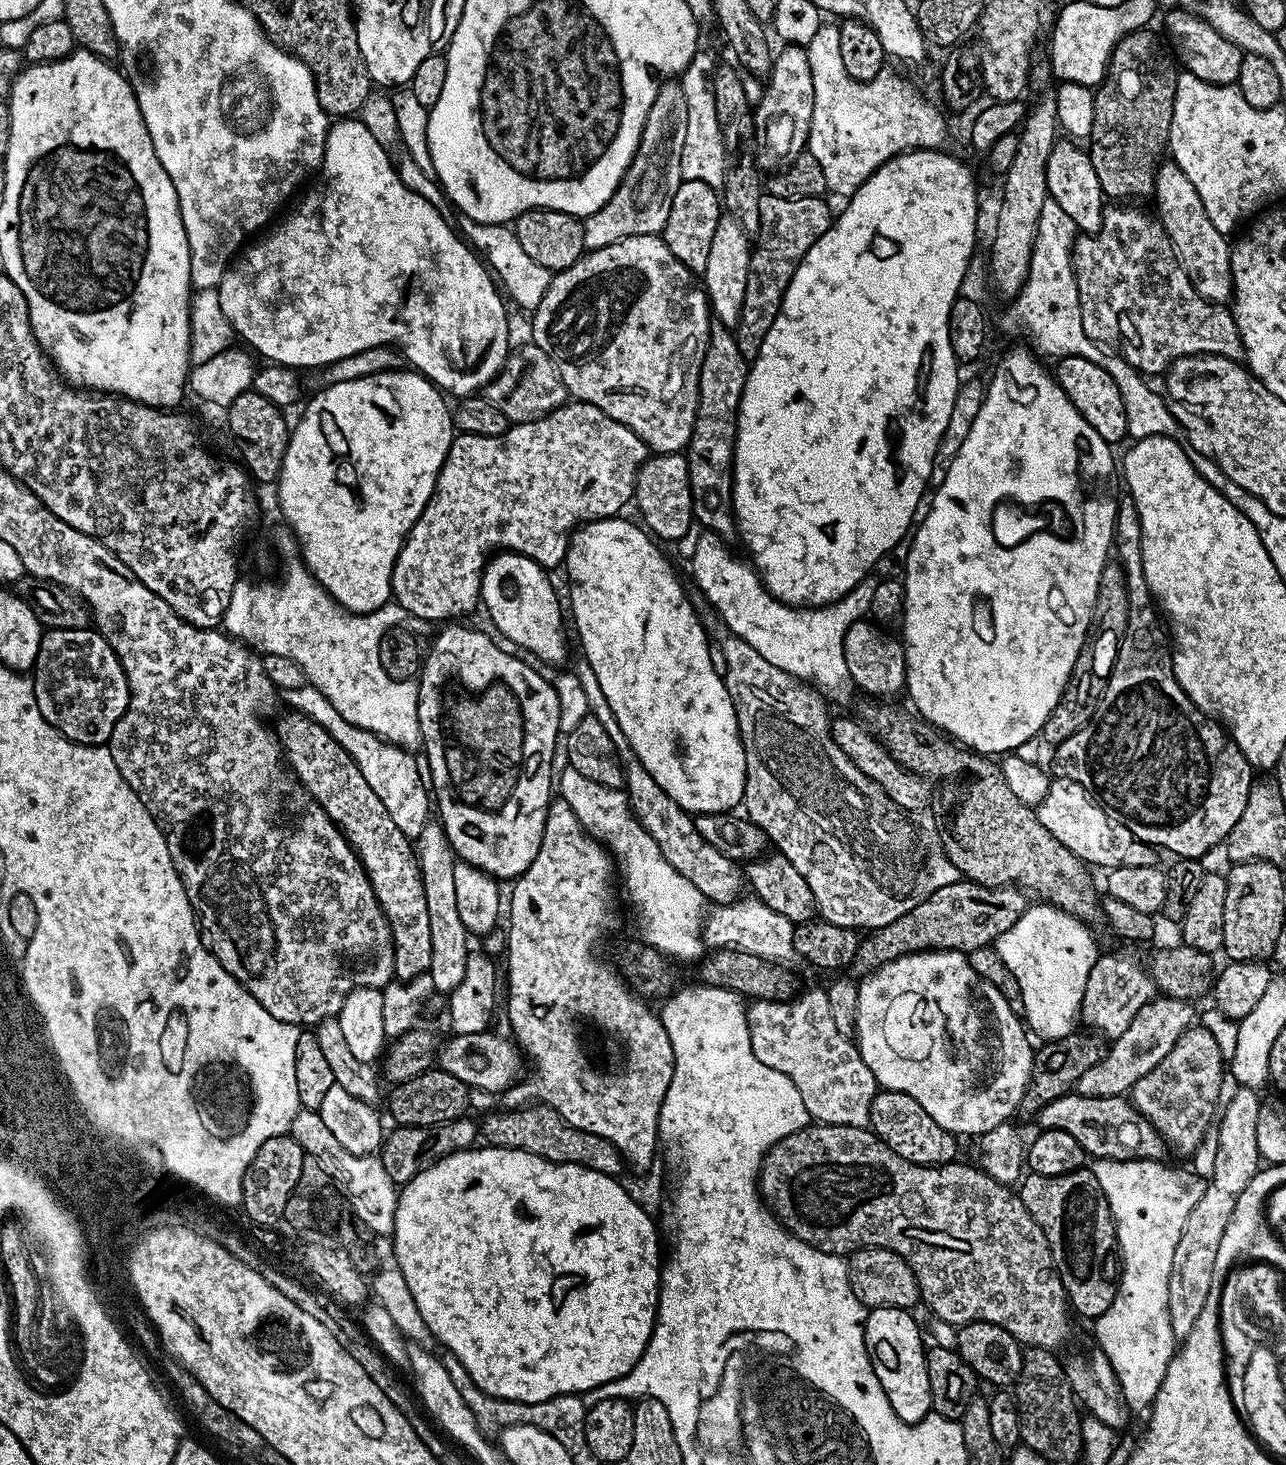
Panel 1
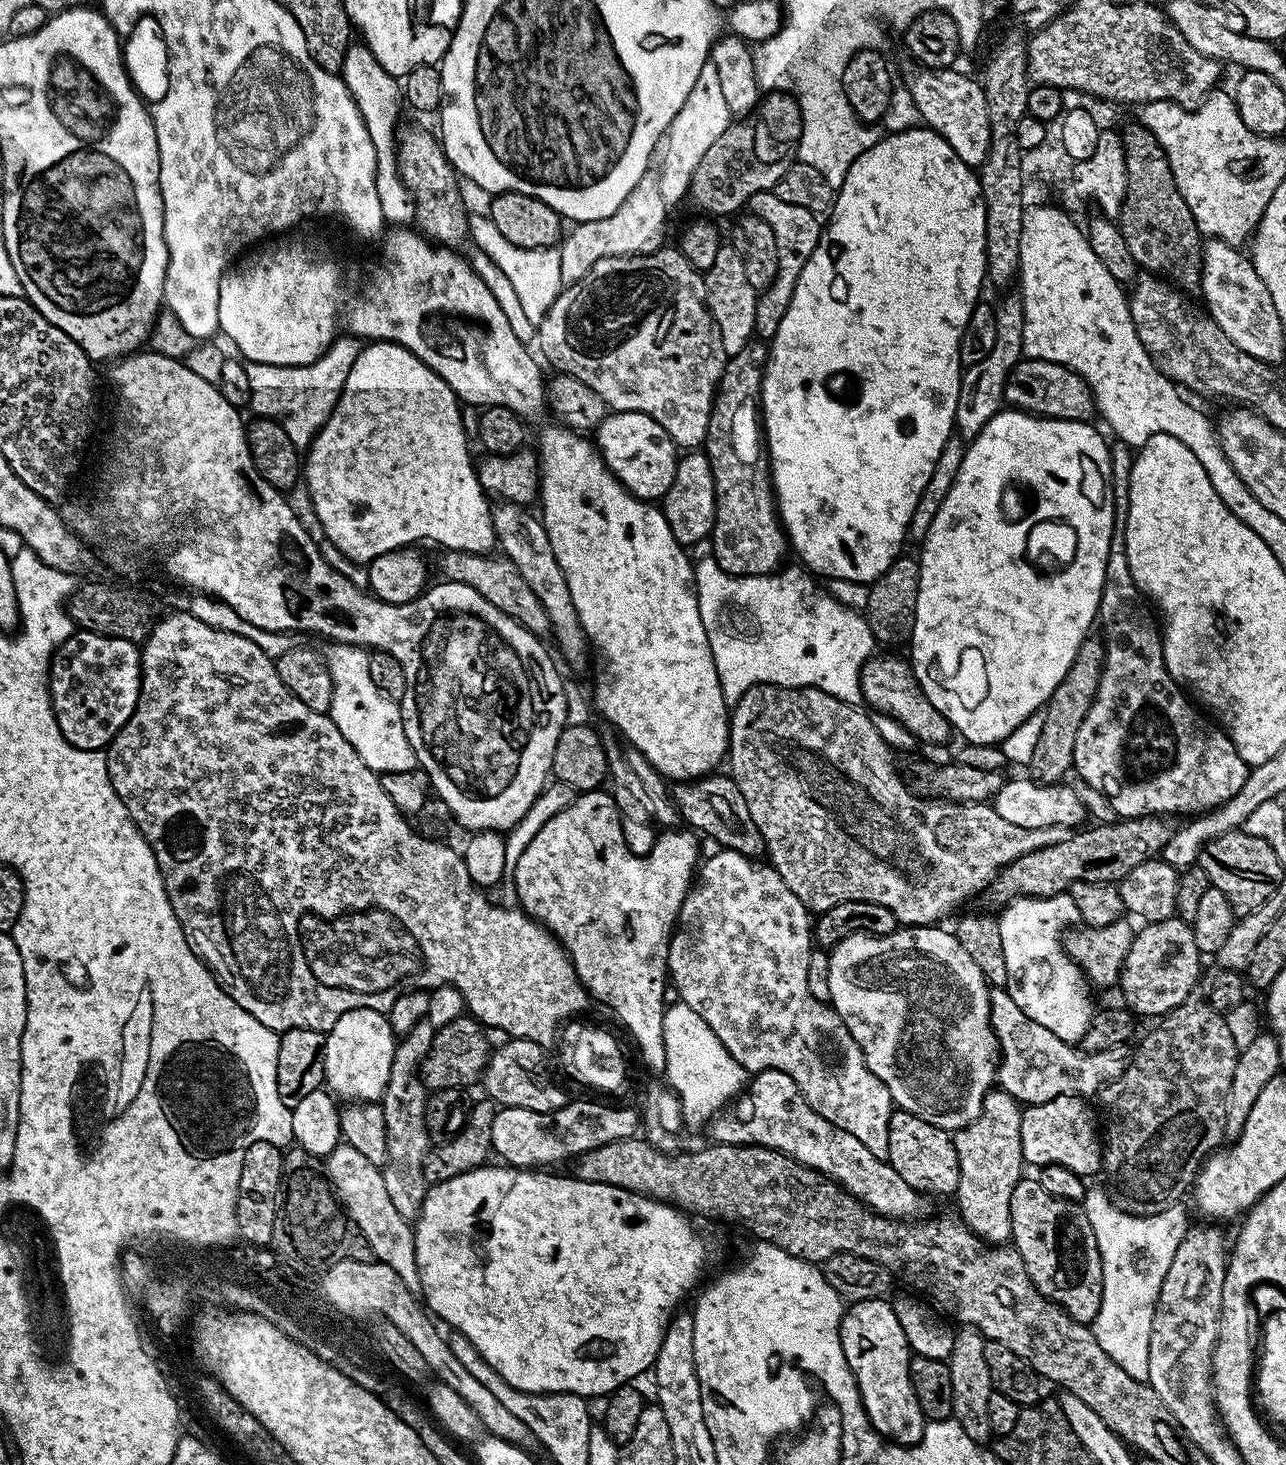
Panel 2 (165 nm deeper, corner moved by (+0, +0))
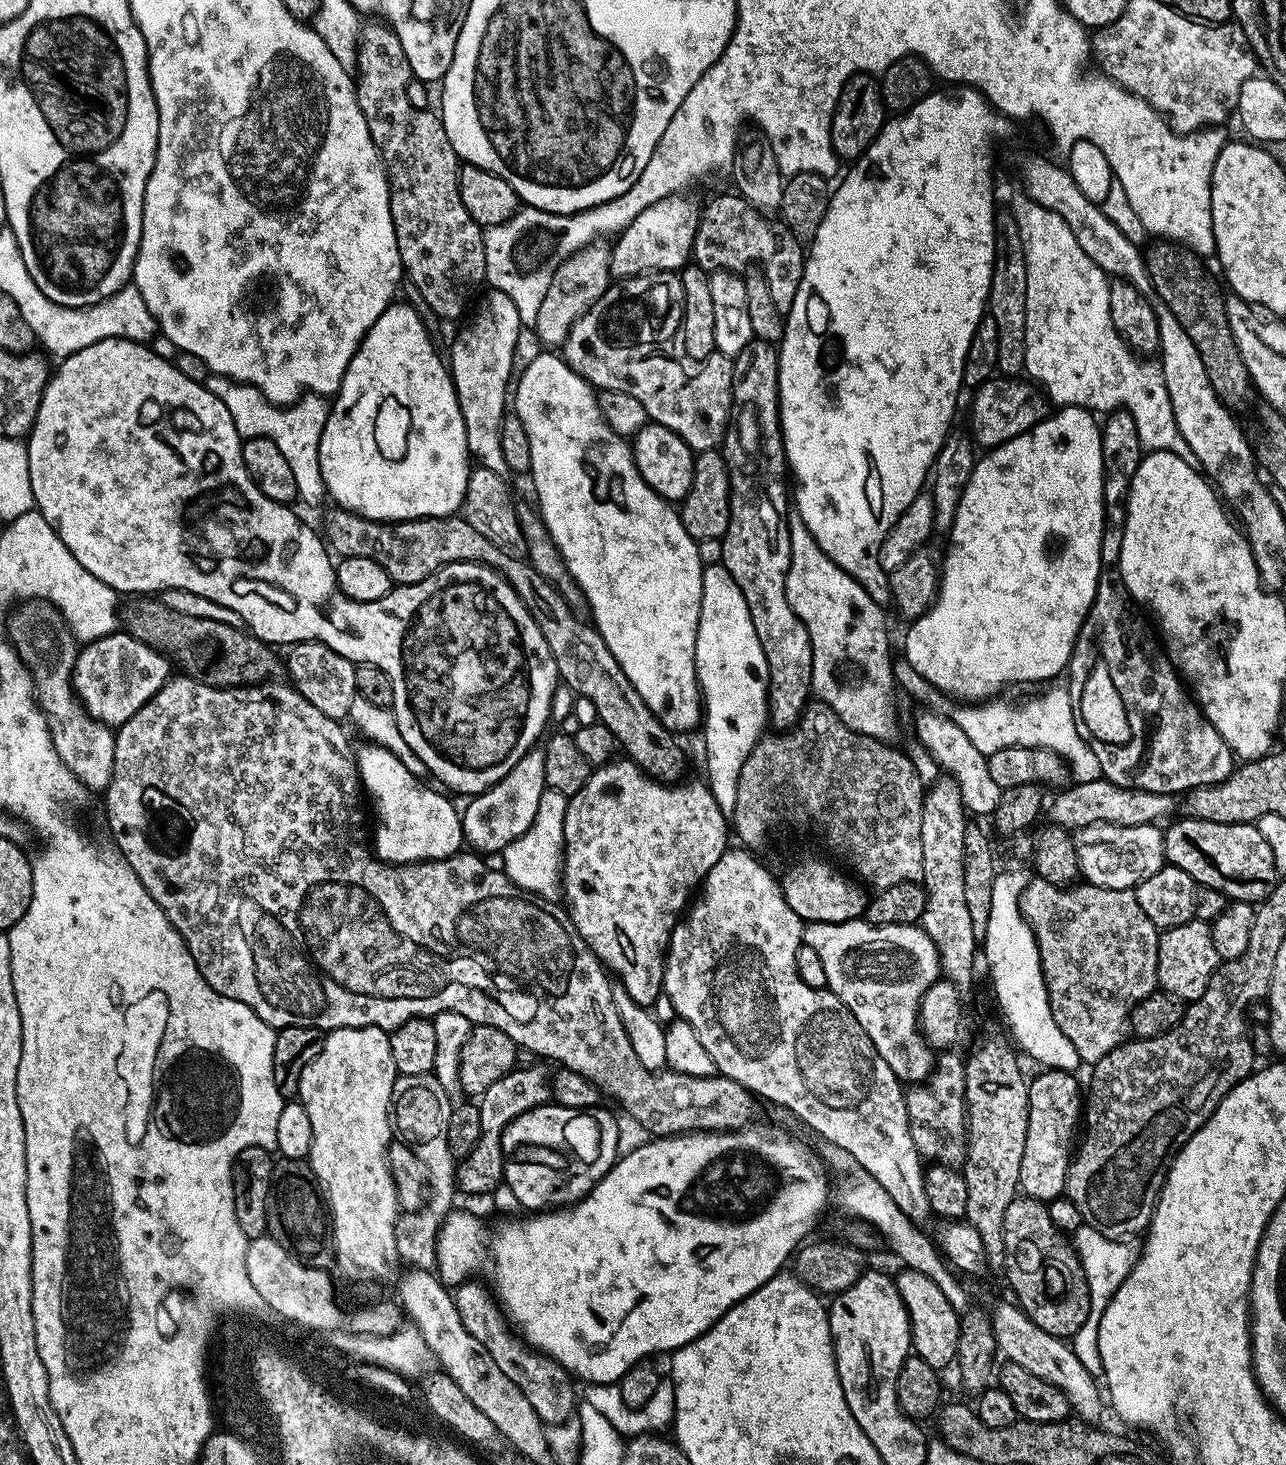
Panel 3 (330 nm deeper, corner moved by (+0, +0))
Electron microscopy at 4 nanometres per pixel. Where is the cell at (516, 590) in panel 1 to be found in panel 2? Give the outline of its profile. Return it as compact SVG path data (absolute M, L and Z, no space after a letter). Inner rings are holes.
M372 342L369 343L365 348L358 354L358 358L354 362L354 366L350 370L350 378L346 378L346 386L342 390L340 395L340 401L337 402L336 408L330 414L330 418L324 425L320 428L320 433L318 433L312 443L308 445L306 449L306 459L302 464L302 480L303 483L308 483L308 496L312 499L312 512L316 515L316 520L320 523L320 528L322 531L328 535L328 540L345 556L348 560L353 560L356 564L361 564L361 566L367 566L372 563L374 558L378 558L382 554L387 552L395 552L398 548L406 548L415 545L417 542L415 540L428 540L432 539L434 543L441 544L439 547L444 550L451 550L454 552L483 552L485 554L491 553L493 551L494 545L497 543L496 531L492 525L492 508L490 507L489 497L486 495L485 490L482 485L480 485L480 477L478 475L477 465L472 464L472 456L468 453L468 436L464 433L464 420L460 417L460 408L462 409L461 401L457 400L456 396L450 390L450 386L446 386L446 382L437 372L427 368L421 360L419 360L416 355L410 350L406 350L400 344L389 344L387 342Z

